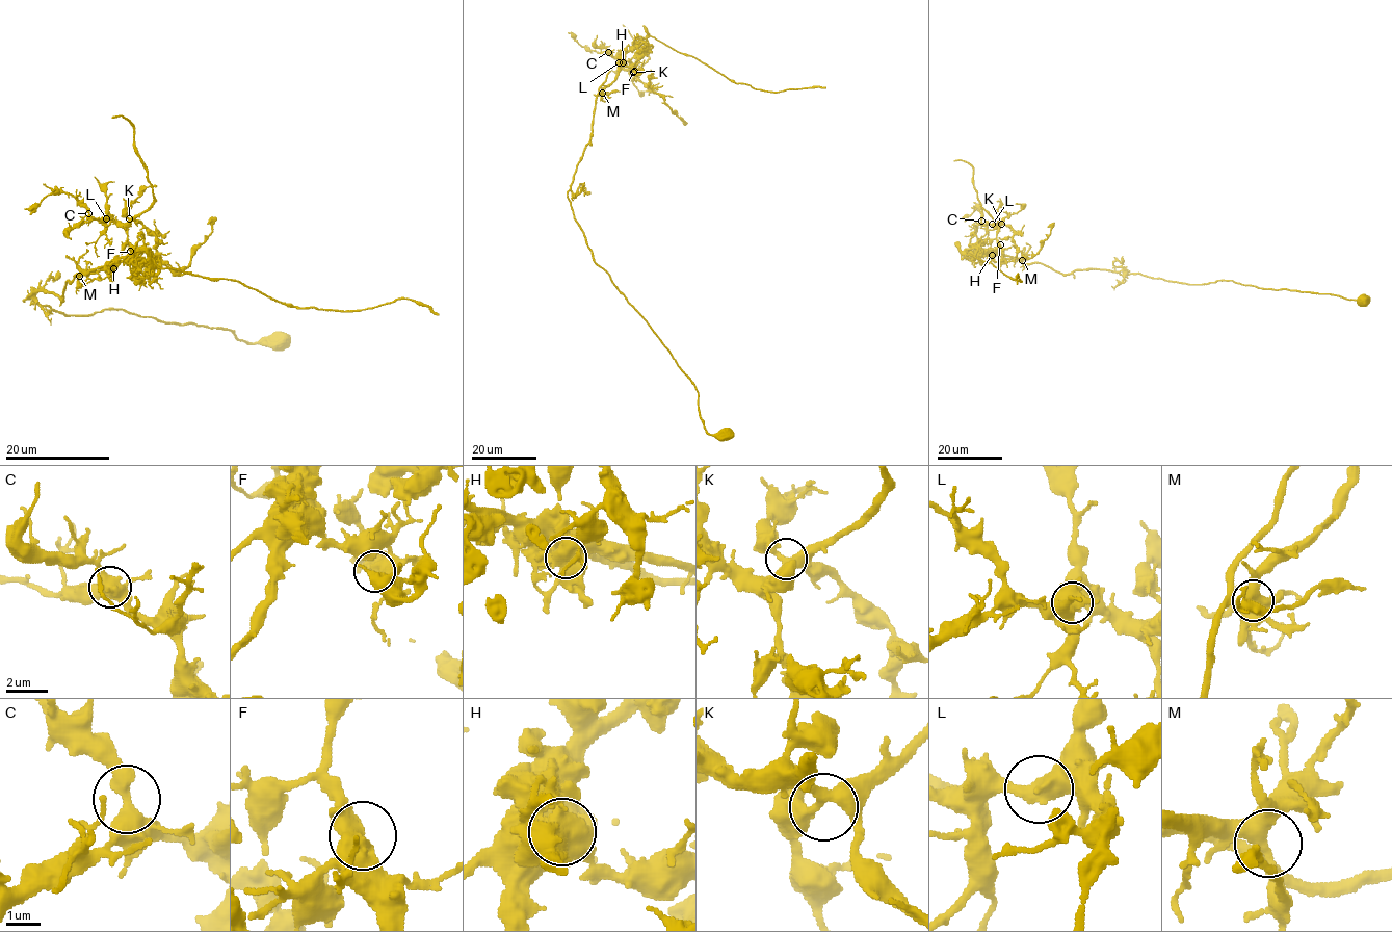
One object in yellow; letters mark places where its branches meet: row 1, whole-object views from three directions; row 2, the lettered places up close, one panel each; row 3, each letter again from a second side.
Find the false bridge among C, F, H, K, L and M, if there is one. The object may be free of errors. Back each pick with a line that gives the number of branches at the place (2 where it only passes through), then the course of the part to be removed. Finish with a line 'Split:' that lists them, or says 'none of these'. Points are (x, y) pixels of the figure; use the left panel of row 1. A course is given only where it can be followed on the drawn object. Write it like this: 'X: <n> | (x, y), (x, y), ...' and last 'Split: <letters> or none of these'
H: 1 | (113, 268), (134, 255), (127, 224), (133, 218), (154, 235), (159, 258), (181, 272), (211, 232), (211, 215)
Split: H

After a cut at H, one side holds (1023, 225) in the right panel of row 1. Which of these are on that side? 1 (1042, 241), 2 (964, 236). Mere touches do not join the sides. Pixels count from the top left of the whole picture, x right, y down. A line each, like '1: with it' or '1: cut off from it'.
1: with it
2: with it

